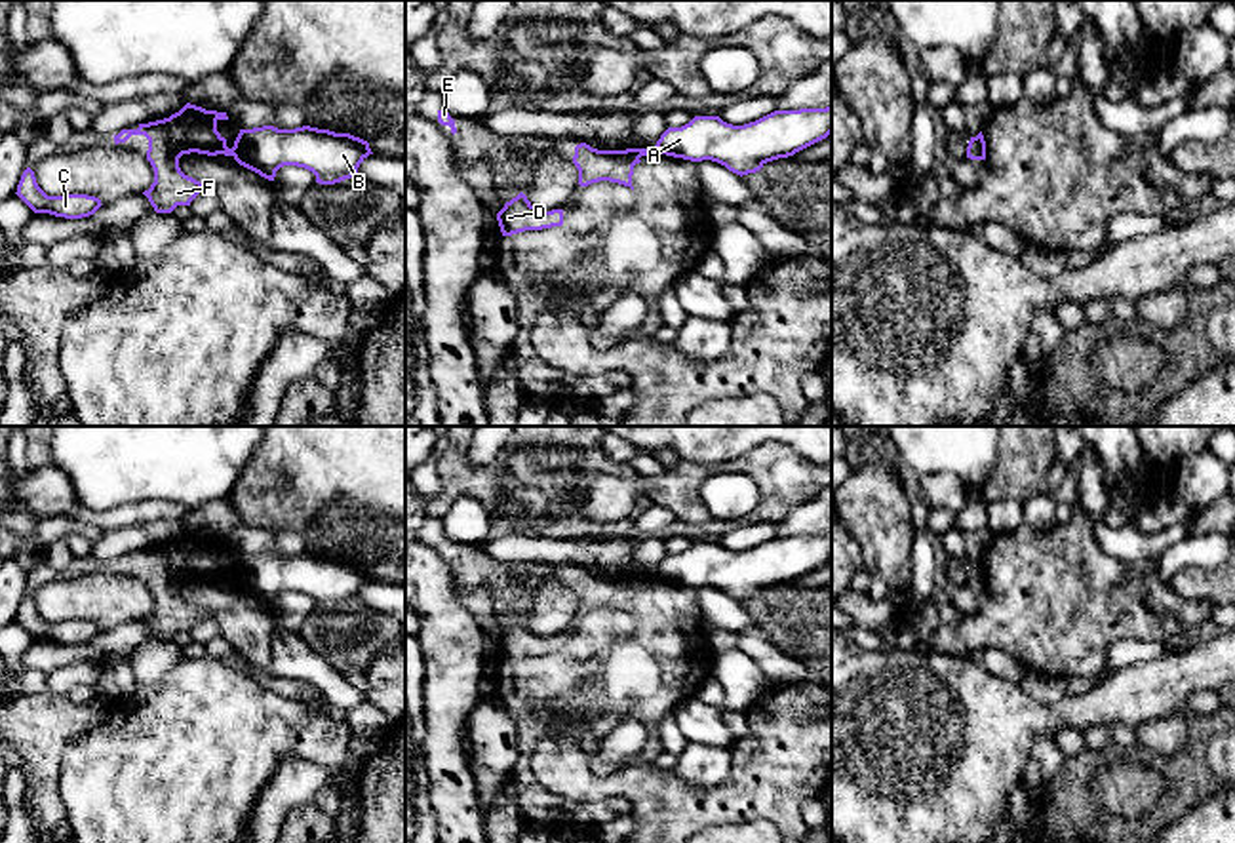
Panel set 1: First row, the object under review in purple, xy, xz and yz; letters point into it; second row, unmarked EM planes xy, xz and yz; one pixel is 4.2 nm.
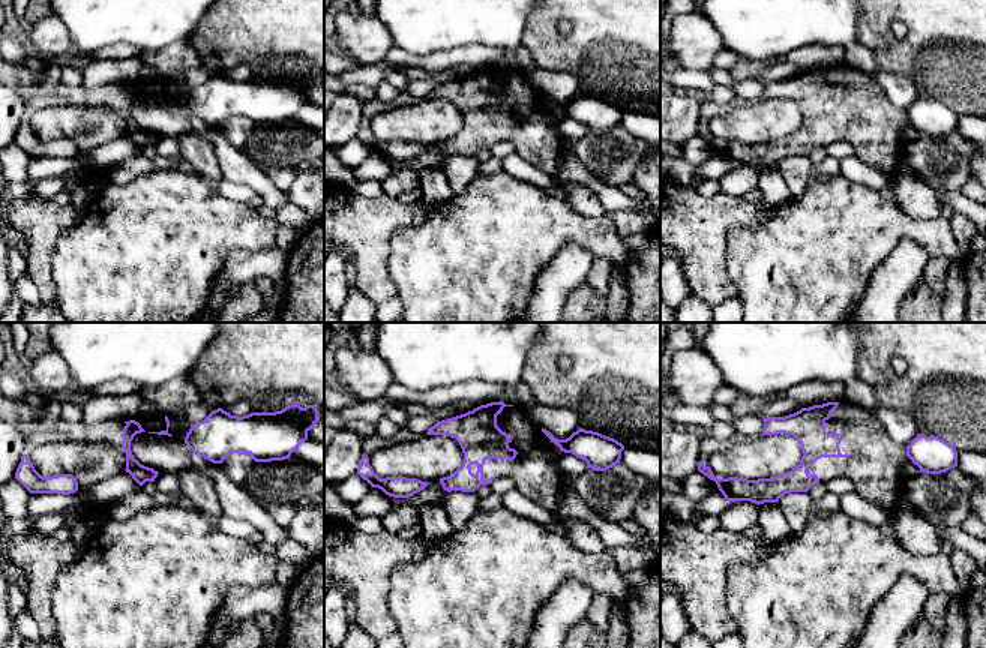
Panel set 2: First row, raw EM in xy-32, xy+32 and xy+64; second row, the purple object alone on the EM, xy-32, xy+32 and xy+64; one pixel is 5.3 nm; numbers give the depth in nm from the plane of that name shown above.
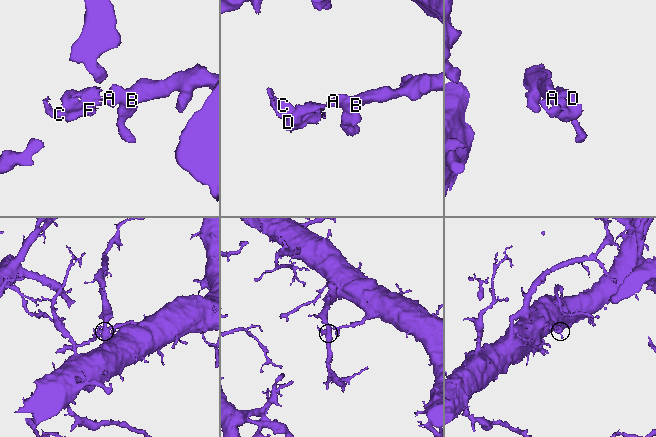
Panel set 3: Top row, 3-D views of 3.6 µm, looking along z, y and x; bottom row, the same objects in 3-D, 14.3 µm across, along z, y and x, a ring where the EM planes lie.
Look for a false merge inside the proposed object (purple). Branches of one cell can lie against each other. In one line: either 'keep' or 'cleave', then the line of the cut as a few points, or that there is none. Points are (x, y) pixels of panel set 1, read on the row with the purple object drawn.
cleave; cut xy (236, 141), (233, 155)

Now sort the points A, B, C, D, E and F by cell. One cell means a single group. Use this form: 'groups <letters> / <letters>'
groups A B / C D E F

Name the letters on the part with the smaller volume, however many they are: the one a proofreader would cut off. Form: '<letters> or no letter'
C, D, E, F

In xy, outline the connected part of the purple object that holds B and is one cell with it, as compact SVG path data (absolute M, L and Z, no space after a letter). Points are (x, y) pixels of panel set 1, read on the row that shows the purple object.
M310 126L240 129L234 145L234 160L268 181L280 167L297 166L312 171L320 185L356 177L369 154L369 143L360 137Z

